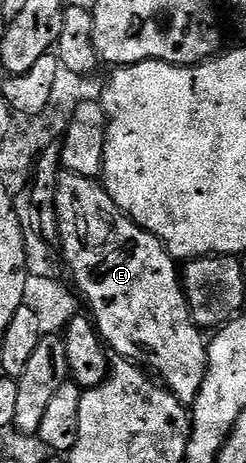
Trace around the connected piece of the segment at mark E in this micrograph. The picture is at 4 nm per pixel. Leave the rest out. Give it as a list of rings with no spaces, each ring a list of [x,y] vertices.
[[[63,170],[58,177],[56,209],[61,258],[70,262],[77,290],[82,290],[90,302],[89,314],[103,343],[115,356],[145,365],[179,401],[193,405],[204,385],[210,353],[207,336],[202,336],[205,335],[203,328],[195,323],[190,312],[179,264],[155,235],[133,223],[120,210],[101,182]]]

